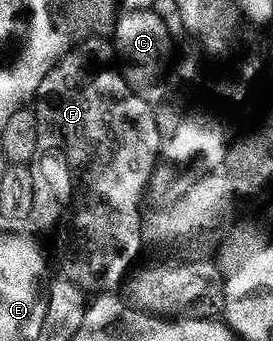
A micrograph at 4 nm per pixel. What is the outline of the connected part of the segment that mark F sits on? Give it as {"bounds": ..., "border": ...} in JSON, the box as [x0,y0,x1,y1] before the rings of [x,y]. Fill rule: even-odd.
{"bounds":[29,35,161,295],"border":[[[96,35],[88,37],[87,40],[78,42],[75,48],[70,49],[54,67],[41,79],[41,87],[33,101],[33,110],[37,121],[37,147],[33,155],[30,167],[33,175],[33,207],[29,218],[30,224],[35,224],[45,236],[51,240],[55,248],[55,257],[59,260],[58,272],[69,278],[77,287],[81,287],[88,295],[110,293],[118,290],[118,285],[124,284],[125,278],[132,272],[134,261],[138,259],[139,252],[145,248],[143,234],[141,232],[144,224],[144,214],[139,214],[143,209],[143,197],[148,196],[151,177],[155,173],[155,167],[161,160],[161,134],[157,127],[155,109],[152,102],[135,93],[131,84],[123,77],[120,62],[117,60],[117,49],[106,36]]]}

